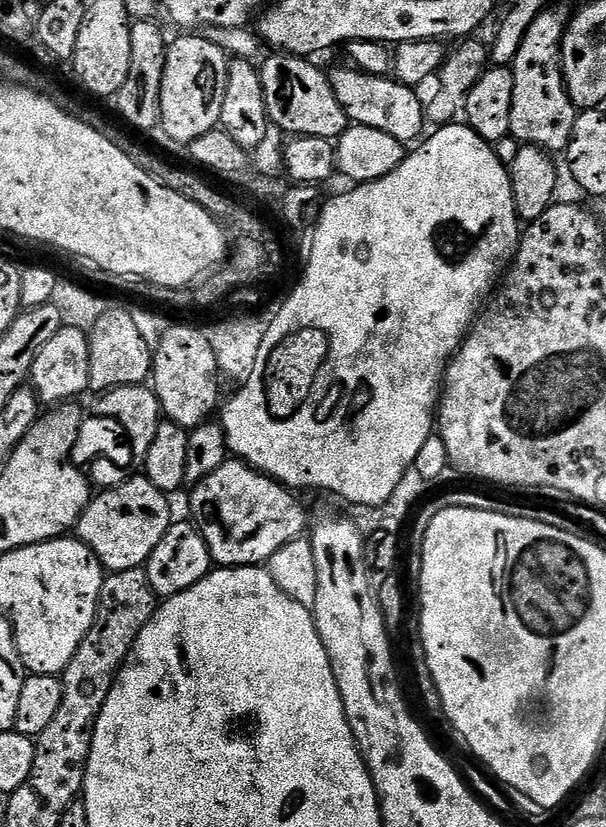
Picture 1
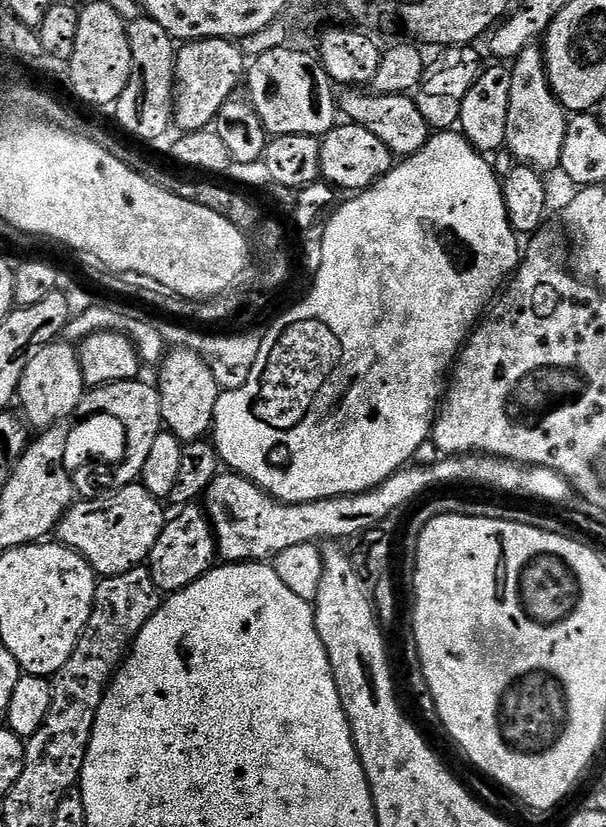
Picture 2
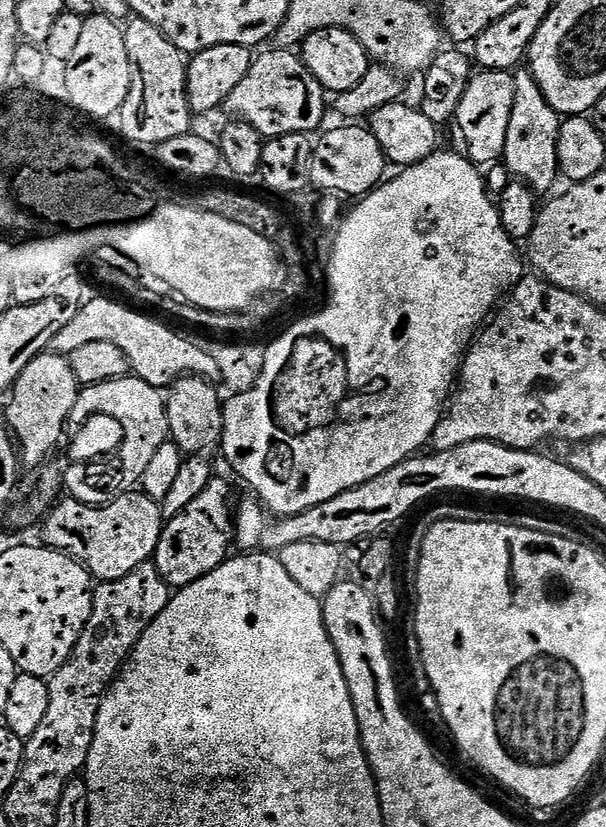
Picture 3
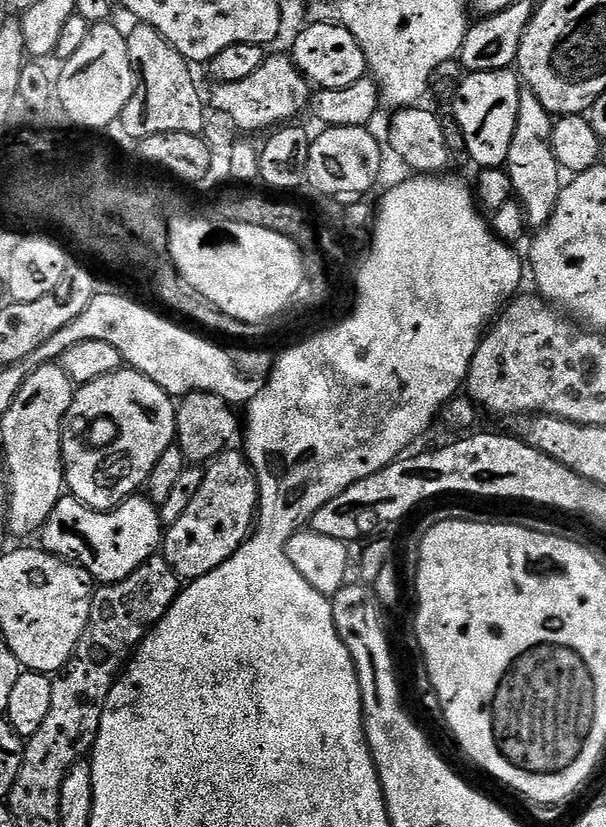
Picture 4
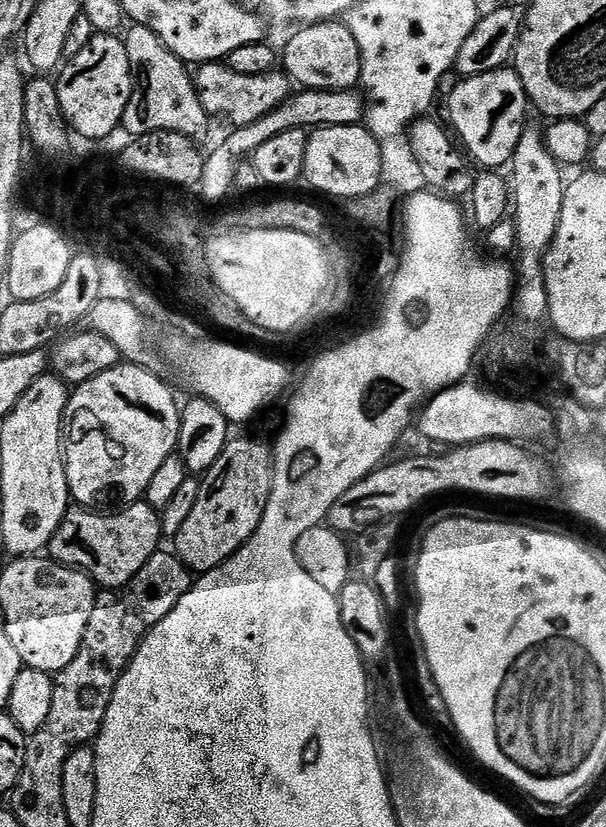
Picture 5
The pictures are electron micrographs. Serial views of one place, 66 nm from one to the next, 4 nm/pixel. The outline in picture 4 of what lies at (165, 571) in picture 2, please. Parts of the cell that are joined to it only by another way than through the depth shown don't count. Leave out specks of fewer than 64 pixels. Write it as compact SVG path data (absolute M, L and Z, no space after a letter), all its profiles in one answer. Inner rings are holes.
M225 450L207 465L202 487L186 514L166 529L162 536L162 555L181 581L191 582L222 566L240 549L254 528L260 507L260 487L256 472L239 451Z

